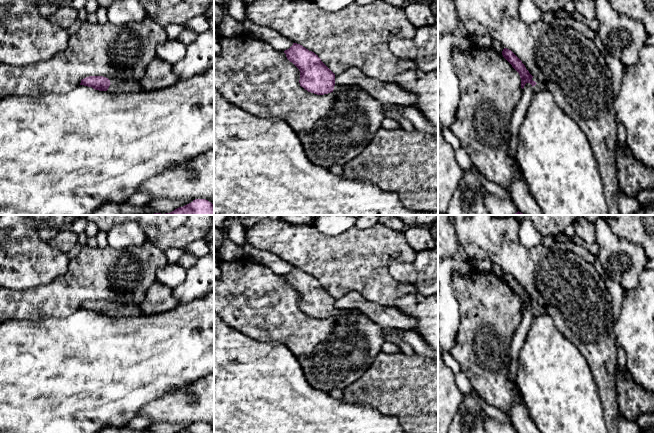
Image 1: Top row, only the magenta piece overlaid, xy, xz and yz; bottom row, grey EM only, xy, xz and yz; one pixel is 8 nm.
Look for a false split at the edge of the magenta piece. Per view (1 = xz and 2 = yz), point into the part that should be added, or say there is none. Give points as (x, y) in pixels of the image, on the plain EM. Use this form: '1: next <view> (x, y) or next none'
1: next xz (336, 312)
2: next yz (539, 310)

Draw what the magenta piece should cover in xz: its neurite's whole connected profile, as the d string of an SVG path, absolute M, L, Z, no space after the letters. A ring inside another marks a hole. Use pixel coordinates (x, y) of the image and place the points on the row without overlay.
M293 267L284 277L287 283L299 293L300 310L308 316L324 319L348 311L359 312L358 310L336 309L335 298L321 285L318 279L300 268Z

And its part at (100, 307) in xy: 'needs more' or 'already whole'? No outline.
needs more

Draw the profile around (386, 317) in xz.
M357 291L349 292L343 297L335 299L335 308L338 310L358 310L382 328L393 328L402 331L413 330L417 326L415 318L403 314L394 307L371 302Z

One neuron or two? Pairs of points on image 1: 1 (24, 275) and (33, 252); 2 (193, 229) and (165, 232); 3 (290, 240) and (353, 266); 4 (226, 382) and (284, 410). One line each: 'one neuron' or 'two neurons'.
1: one neuron
2: one neuron
3: one neuron
4: one neuron

